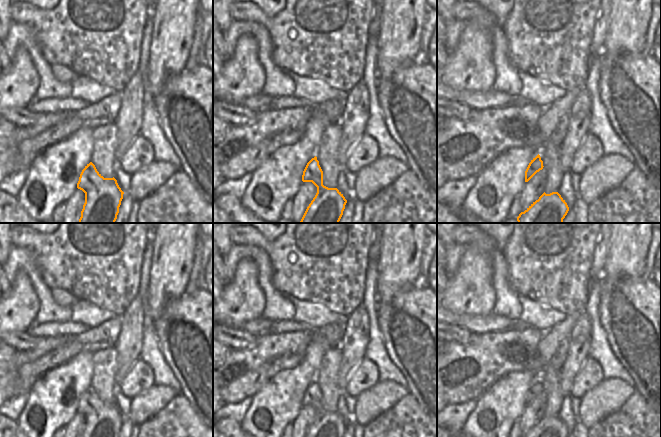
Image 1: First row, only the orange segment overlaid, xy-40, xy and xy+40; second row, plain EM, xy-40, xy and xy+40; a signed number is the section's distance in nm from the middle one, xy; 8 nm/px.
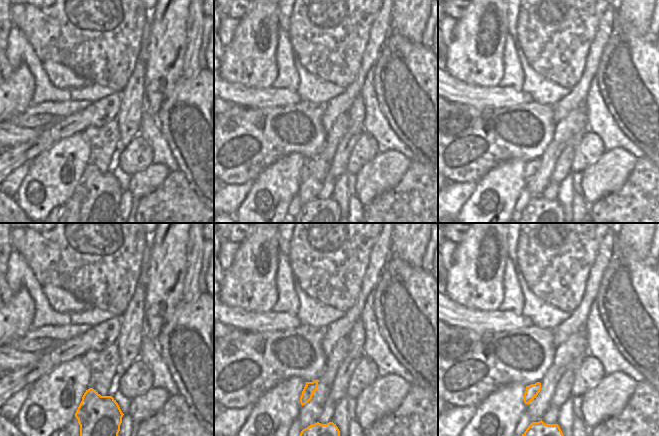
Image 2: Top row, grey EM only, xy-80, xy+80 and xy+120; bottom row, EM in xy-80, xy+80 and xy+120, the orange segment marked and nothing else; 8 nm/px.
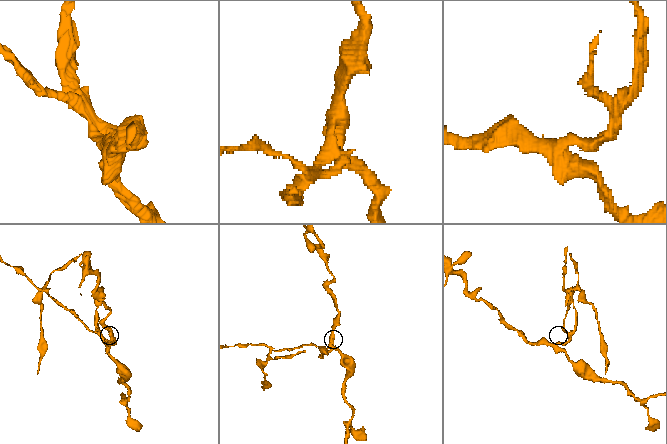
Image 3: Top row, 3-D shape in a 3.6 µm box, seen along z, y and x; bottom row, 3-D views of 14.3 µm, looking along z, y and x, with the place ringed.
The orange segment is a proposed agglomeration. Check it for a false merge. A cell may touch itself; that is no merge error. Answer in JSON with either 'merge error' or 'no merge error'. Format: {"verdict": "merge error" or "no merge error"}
{"verdict": "merge error"}

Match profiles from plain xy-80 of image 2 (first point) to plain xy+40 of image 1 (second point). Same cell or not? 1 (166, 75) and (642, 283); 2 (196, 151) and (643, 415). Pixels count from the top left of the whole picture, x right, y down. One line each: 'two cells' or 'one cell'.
1: two cells
2: two cells

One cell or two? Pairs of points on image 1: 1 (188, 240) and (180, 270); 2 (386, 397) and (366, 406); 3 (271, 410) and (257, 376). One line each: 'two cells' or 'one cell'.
1: one cell
2: one cell
3: two cells

